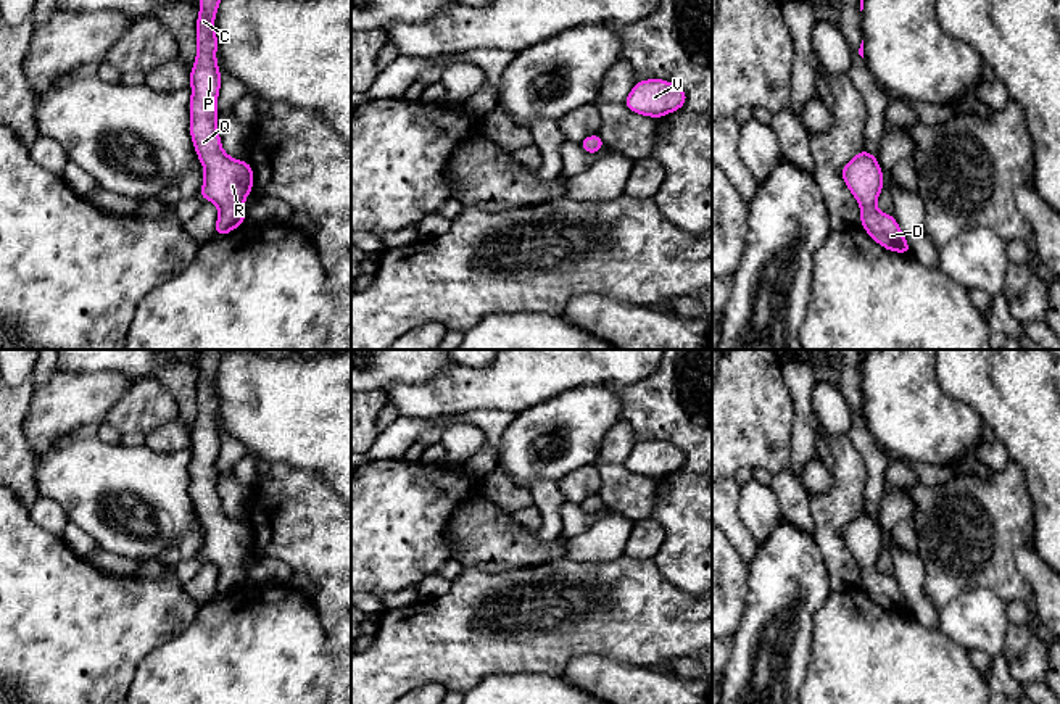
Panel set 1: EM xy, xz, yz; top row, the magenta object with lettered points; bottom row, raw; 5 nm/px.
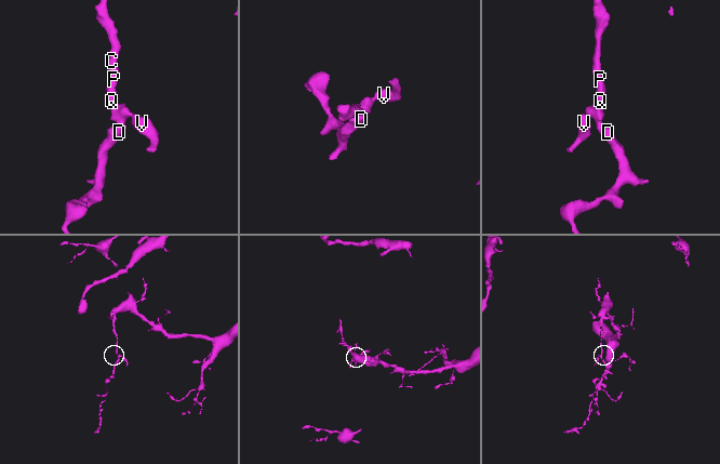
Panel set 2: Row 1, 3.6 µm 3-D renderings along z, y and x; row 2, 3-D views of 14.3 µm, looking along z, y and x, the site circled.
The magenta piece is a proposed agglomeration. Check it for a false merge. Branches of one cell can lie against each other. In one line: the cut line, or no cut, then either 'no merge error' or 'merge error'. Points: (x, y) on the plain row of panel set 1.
cut none; no merge error

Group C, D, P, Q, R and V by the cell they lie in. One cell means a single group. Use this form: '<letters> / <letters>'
C D P Q R V

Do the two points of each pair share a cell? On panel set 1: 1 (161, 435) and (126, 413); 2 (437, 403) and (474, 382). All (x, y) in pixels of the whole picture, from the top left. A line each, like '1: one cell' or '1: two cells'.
1: two cells
2: one cell

